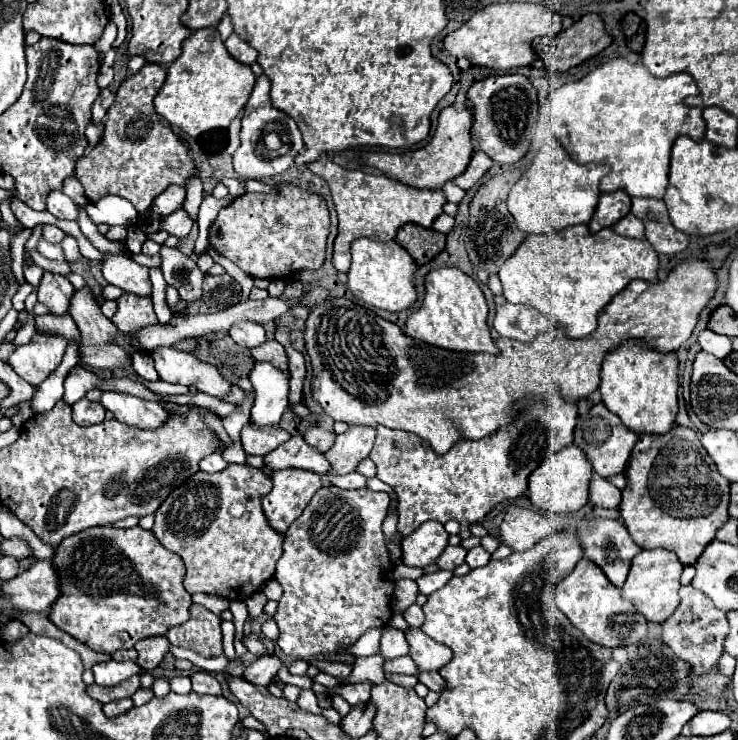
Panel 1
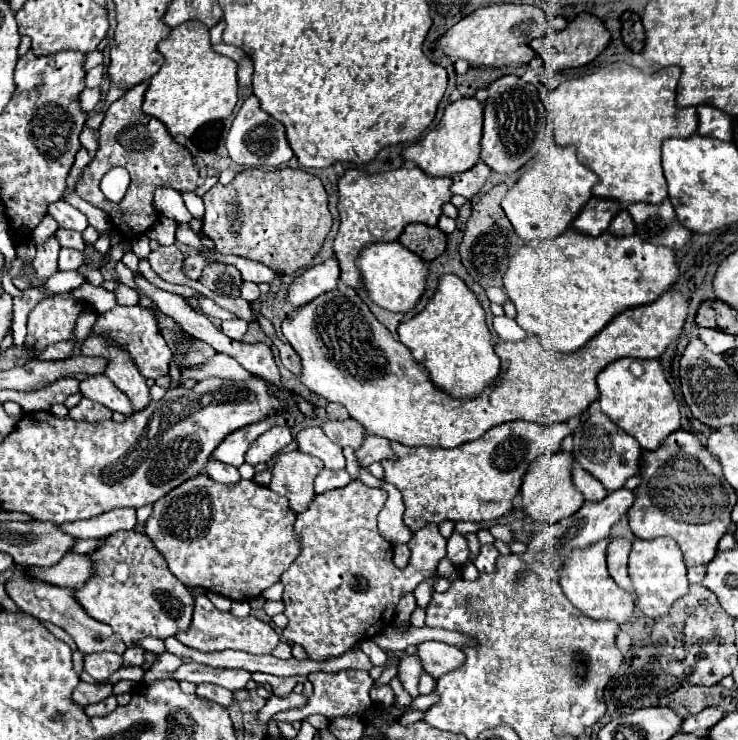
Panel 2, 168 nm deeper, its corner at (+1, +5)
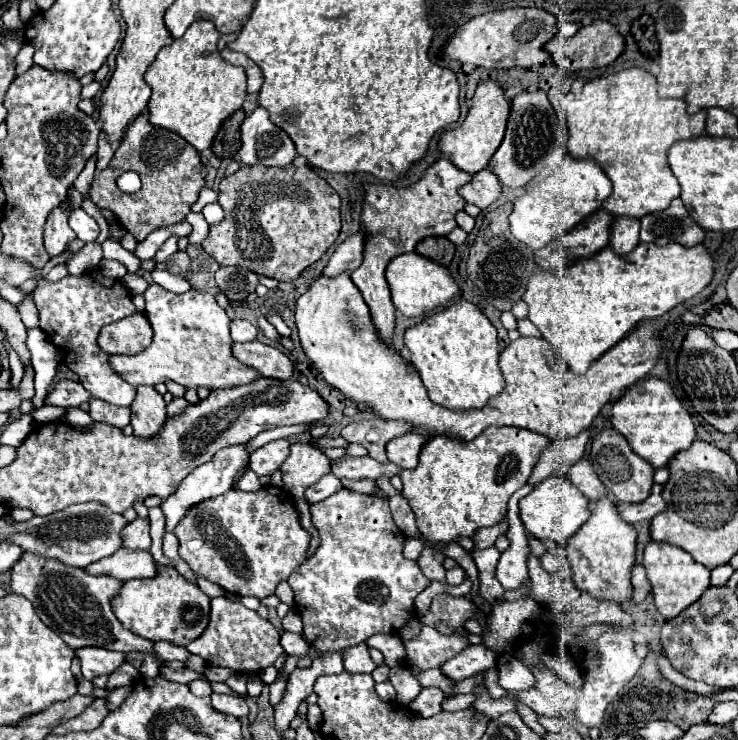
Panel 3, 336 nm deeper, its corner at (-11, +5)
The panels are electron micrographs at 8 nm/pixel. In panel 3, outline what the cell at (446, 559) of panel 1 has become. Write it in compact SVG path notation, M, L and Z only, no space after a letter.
M504 518L502 522L498 522L496 526L490 526L490 528L480 528L480 530L476 532L476 536L472 536L472 540L474 540L474 548L472 548L472 552L494 546L496 538L498 538L500 534L506 534L506 530L508 530L508 522L506 522L506 518Z

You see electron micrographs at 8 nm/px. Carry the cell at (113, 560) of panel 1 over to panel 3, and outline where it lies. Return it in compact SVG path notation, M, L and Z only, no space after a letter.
M158 564L154 578L136 578L122 584L120 592L112 598L112 612L124 628L136 636L152 642L168 640L178 646L186 646L204 632L210 614L210 598L174 568Z

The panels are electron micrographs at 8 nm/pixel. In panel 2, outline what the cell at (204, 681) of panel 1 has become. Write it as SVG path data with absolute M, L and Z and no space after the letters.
M198 684L196 688L196 694L200 698L206 698L206 700L212 700L224 708L228 708L230 704L234 704L234 694L222 686L214 686L214 684Z

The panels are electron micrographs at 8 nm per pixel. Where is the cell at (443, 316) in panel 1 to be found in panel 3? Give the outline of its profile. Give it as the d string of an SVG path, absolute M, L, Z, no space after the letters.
M460 300L452 306L448 306L444 312L436 312L422 320L420 324L406 330L404 342L410 350L410 362L418 370L428 396L432 402L450 408L450 410L478 410L482 408L492 396L498 396L504 390L504 376L500 372L500 350L498 350L498 338L496 328L492 322L482 314L478 306L474 306L468 300Z

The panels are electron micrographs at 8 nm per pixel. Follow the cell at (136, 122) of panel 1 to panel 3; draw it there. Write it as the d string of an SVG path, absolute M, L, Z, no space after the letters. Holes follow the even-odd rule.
M146 110L126 128L110 166L94 176L94 182L90 186L90 198L100 208L110 210L118 218L118 222L138 242L142 242L150 232L182 222L184 216L190 212L192 204L198 200L202 188L204 188L204 176L198 152L174 132L148 124L148 110ZM126 170L134 170L140 174L142 178L140 192L124 194L118 190L116 178Z

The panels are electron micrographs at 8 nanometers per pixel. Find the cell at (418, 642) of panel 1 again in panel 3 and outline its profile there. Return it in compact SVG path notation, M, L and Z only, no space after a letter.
M468 646L464 648L464 652L458 652L452 660L446 660L440 668L444 676L448 676L452 682L458 682L494 664L496 664L496 654L492 650L488 650L486 646Z

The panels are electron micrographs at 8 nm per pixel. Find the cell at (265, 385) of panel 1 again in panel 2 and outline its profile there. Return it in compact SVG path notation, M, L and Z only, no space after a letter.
M274 416L272 420L264 420L264 424L250 424L248 428L240 428L240 432L232 432L232 436L226 436L222 444L212 452L212 458L230 464L230 466L240 466L244 464L244 454L250 448L250 444L264 432L274 426Z

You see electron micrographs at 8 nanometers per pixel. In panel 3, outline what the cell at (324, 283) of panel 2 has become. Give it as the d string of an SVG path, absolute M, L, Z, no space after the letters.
M362 230L350 238L346 238L332 254L330 262L322 270L322 276L334 278L334 276L344 274L344 272L352 274L358 268L358 264L362 262L362 244L364 244L364 232Z

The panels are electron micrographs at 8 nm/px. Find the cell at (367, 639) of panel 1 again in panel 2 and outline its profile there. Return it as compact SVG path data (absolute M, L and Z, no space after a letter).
M371 638L360 642L360 649L372 660L372 666L382 666L388 657Z

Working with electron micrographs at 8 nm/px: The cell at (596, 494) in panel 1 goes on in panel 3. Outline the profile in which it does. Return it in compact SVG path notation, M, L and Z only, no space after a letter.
M580 460L580 462L572 464L570 470L568 470L568 478L592 502L602 500L604 496L608 496L608 490L600 482L600 478L596 476L596 472L594 472L594 468L592 468L592 464L588 460Z

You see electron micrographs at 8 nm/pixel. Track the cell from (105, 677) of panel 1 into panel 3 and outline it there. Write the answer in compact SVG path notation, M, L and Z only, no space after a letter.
M80 648L76 650L76 656L82 660L82 674L86 680L94 680L96 676L110 676L120 664L124 664L126 654L114 652L106 648Z

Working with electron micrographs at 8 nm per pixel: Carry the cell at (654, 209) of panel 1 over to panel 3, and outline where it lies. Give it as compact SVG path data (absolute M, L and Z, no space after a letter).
M676 198L672 204L656 214L646 214L642 220L640 240L664 246L676 242L682 246L696 246L704 240L704 230L692 220L682 200Z

